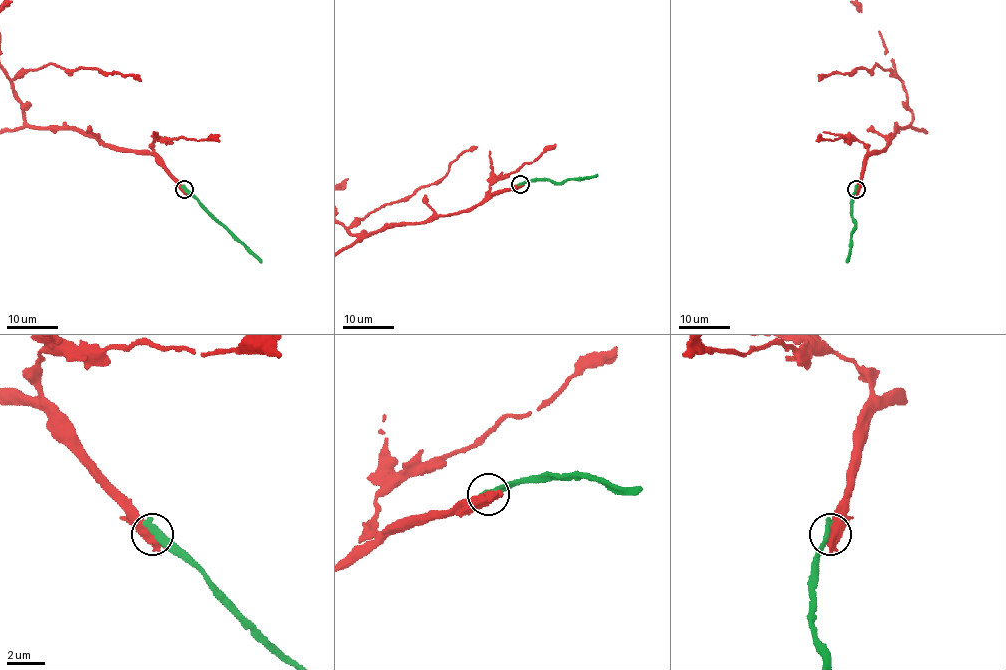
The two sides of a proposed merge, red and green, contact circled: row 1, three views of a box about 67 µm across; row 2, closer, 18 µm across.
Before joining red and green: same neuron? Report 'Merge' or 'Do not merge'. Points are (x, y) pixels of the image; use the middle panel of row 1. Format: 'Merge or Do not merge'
Do not merge

